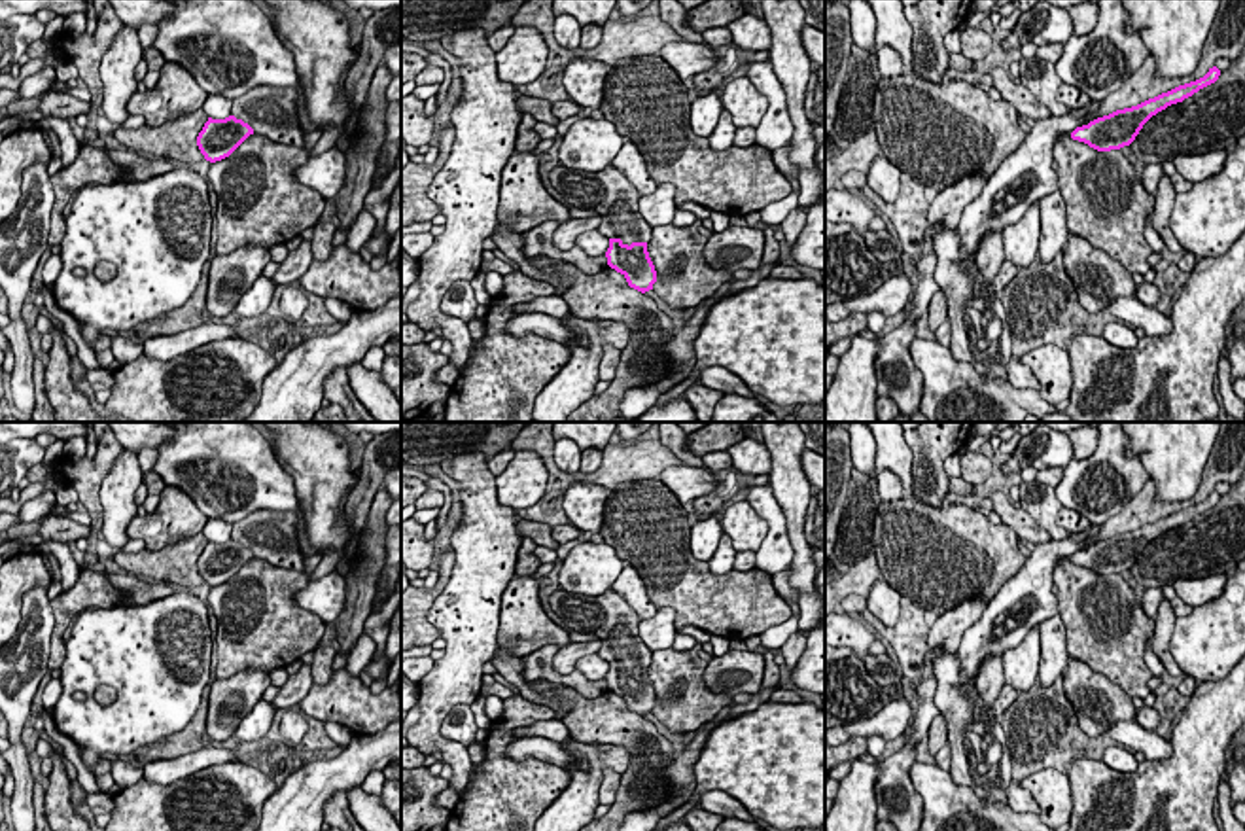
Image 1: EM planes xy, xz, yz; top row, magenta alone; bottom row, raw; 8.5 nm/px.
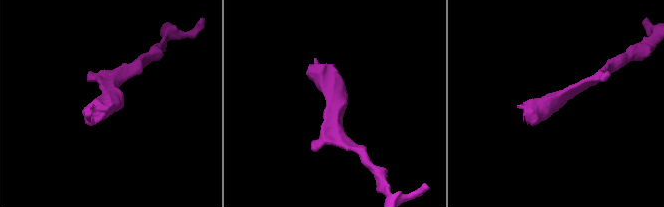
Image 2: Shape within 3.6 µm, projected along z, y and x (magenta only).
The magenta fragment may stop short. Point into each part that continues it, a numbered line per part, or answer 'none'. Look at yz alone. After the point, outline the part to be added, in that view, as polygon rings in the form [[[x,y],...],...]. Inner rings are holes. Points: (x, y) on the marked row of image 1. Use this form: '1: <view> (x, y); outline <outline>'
none

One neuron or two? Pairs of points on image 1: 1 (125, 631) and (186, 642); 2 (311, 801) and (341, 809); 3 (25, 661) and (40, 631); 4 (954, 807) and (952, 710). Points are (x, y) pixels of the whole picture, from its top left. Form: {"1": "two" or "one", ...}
{"1": "one", "2": "two", "3": "one", "4": "two"}

